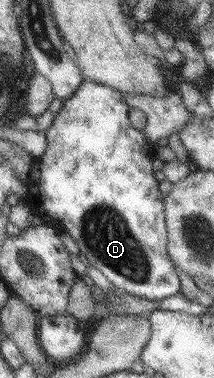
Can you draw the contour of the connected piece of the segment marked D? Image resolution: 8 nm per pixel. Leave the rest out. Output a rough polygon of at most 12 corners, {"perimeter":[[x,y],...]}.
{"perimeter":[[121,92],[61,101],[27,203],[111,286],[179,293]]}

